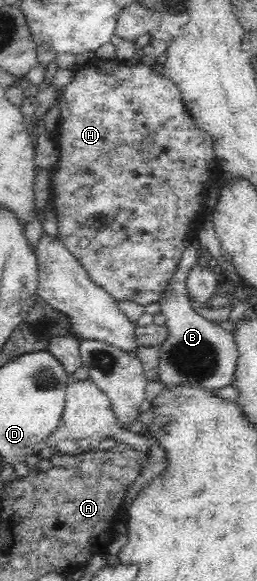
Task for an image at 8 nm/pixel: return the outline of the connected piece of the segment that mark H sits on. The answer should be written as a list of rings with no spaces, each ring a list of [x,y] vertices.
[[[93,59],[87,63],[87,69],[77,69],[71,81],[62,89],[59,97],[59,111],[61,111],[61,123],[58,125],[59,147],[59,169],[53,177],[53,199],[57,207],[58,235],[61,235],[60,242],[64,247],[75,255],[77,261],[83,266],[96,286],[102,287],[116,301],[136,301],[139,305],[155,303],[162,297],[166,290],[167,283],[171,279],[179,262],[187,249],[188,235],[190,232],[189,223],[195,223],[197,218],[206,216],[207,211],[202,206],[204,189],[213,182],[213,171],[218,167],[214,154],[214,139],[204,129],[197,127],[197,124],[186,111],[182,101],[179,88],[165,75],[157,74],[145,63],[127,67],[127,65],[115,65],[116,59],[101,60]]]

